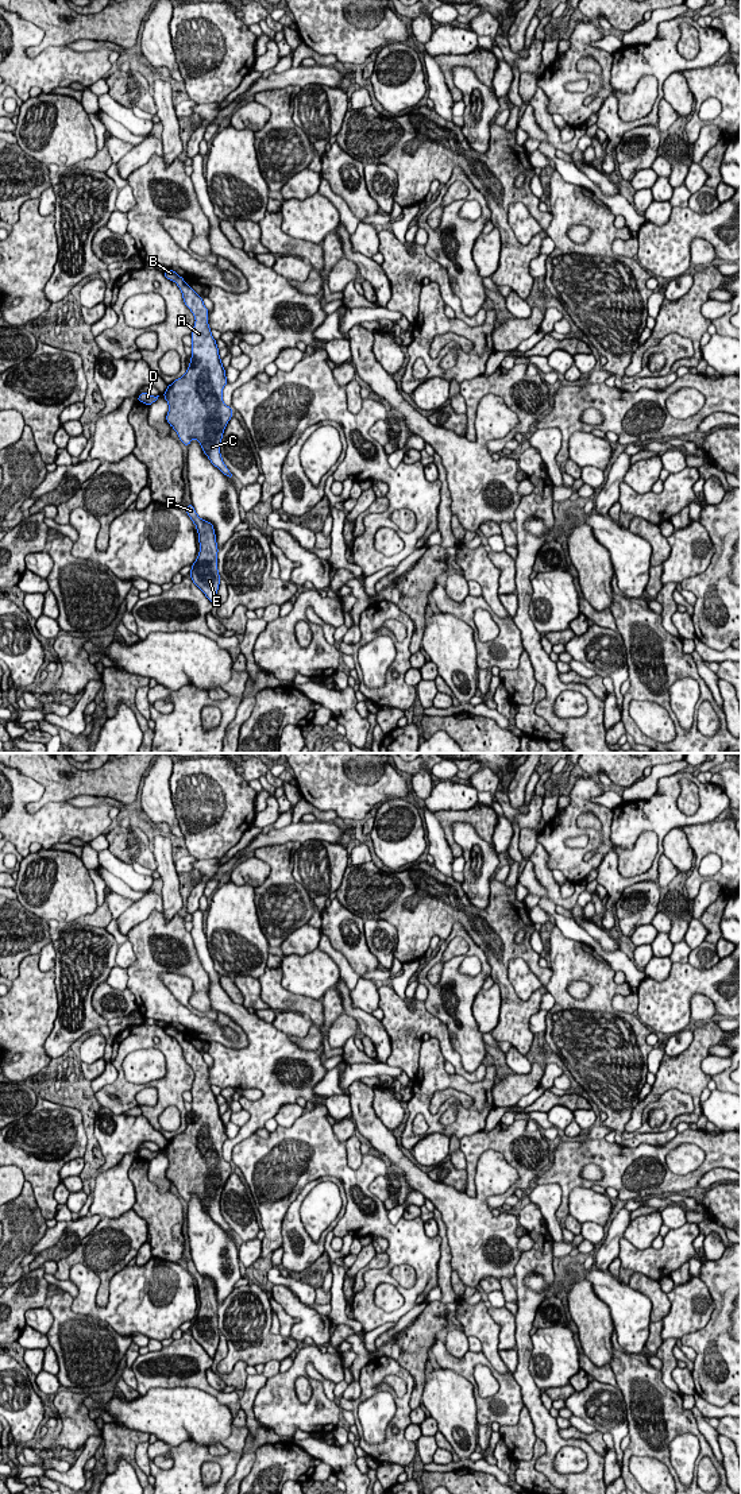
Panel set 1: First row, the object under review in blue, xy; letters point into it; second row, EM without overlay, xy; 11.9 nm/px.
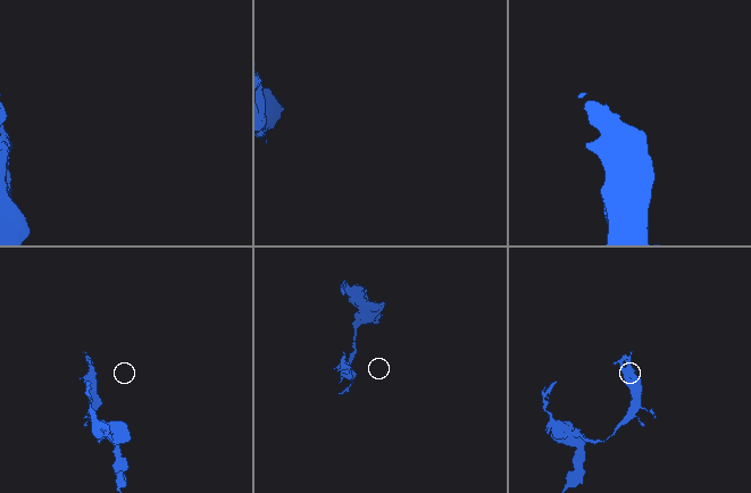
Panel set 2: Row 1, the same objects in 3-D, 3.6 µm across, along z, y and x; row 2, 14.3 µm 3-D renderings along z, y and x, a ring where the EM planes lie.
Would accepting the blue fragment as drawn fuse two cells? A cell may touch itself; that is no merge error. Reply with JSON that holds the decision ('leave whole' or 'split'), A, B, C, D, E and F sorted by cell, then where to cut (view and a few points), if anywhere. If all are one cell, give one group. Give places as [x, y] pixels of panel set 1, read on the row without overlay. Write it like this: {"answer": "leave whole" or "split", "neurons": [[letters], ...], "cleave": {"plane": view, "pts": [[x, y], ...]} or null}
{"answer": "leave whole", "neurons": [["A", "B", "C", "D", "E", "F"]], "cleave": null}

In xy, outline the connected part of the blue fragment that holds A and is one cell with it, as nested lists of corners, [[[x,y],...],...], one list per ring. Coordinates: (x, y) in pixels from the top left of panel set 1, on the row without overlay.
[[[165,1026],[163,1030],[178,1041],[185,1061],[196,1074],[190,1090],[190,1120],[185,1131],[169,1140],[163,1149],[169,1159],[166,1175],[185,1201],[196,1194],[211,1219],[232,1234],[234,1231],[221,1215],[220,1200],[224,1185],[234,1170],[221,1153],[223,1143],[228,1138],[216,1096],[208,1081],[208,1065],[202,1053],[175,1027]]]

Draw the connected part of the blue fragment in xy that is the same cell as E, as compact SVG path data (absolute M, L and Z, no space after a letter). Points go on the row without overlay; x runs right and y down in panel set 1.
M193 1261L188 1262L186 1270L194 1278L198 1289L200 1309L192 1321L189 1332L193 1339L205 1350L205 1352L213 1359L219 1340L220 1331L217 1325L217 1298L213 1281L201 1275Z

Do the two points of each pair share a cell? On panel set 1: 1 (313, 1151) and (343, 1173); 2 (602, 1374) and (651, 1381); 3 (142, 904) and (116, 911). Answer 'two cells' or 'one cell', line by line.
1: one cell
2: two cells
3: two cells

